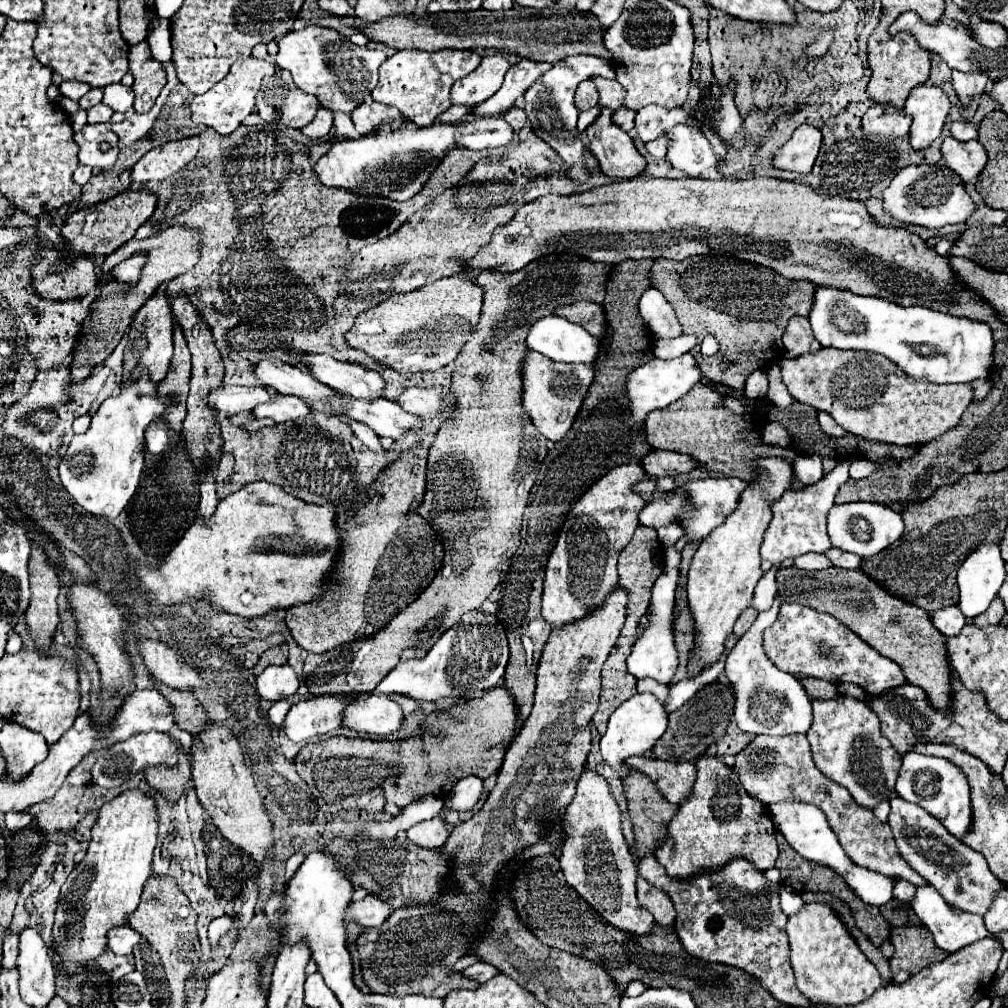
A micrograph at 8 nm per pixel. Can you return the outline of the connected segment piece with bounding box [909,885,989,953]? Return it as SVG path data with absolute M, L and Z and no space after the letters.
M931 885L919 887L909 905L911 905L911 909L917 913L917 917L921 919L921 923L933 933L935 943L939 945L939 949L943 949L943 951L947 951L947 953L955 953L955 951L959 951L961 947L971 945L971 943L975 943L977 939L983 939L983 937L989 935L989 931L987 931L987 927L985 927L985 923L983 923L983 917L971 915L971 913L959 913L959 915L953 913L951 907L945 903L945 899L943 899Z

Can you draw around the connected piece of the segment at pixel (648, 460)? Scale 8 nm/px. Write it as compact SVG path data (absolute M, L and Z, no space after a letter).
M653 451L643 459L643 467L651 477L661 479L665 475L675 477L681 473L691 473L693 469L699 467L699 463L695 463L695 459L691 459L689 455L683 455L683 453Z

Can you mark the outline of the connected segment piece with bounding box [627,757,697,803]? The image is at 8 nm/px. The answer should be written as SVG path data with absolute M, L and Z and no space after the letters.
M631 757L627 759L627 765L649 775L663 793L663 797L671 803L687 801L693 791L693 781L697 777L697 769L693 763L661 761L653 757Z

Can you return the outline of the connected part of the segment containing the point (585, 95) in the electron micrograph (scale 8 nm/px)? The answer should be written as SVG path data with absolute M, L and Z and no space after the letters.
M591 81L579 83L579 87L575 91L575 107L579 107L579 111L587 111L587 109L595 107L597 103L599 103L599 93L597 93L595 85Z

